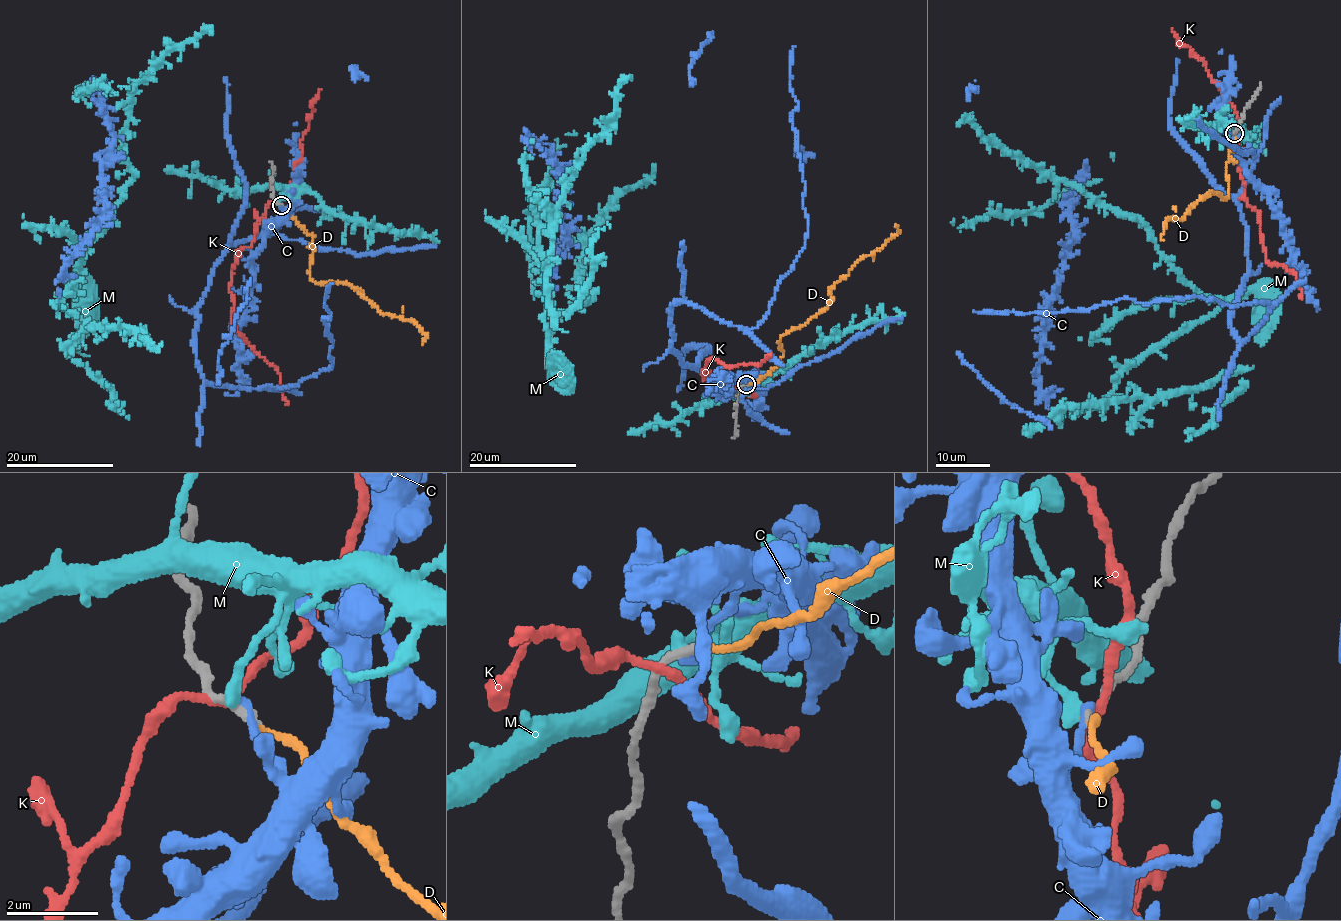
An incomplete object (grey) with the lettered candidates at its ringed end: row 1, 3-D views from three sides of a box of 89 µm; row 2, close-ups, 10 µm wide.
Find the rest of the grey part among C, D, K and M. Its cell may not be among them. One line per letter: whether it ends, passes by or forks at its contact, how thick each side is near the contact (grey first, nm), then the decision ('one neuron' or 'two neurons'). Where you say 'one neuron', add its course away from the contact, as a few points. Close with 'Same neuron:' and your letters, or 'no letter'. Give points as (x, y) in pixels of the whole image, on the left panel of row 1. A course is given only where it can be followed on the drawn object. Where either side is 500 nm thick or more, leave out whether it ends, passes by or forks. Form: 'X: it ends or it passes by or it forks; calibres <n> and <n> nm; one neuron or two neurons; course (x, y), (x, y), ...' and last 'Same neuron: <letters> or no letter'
C: it ends; calibres 190 and 200 nm; two neurons
D: it ends; calibres 170 and 140 nm; one neuron
K: it passes by; calibres 220 and 170 nm; two neurons
M: it ends; calibres 200 and 280 nm; two neurons
Same neuron: D

